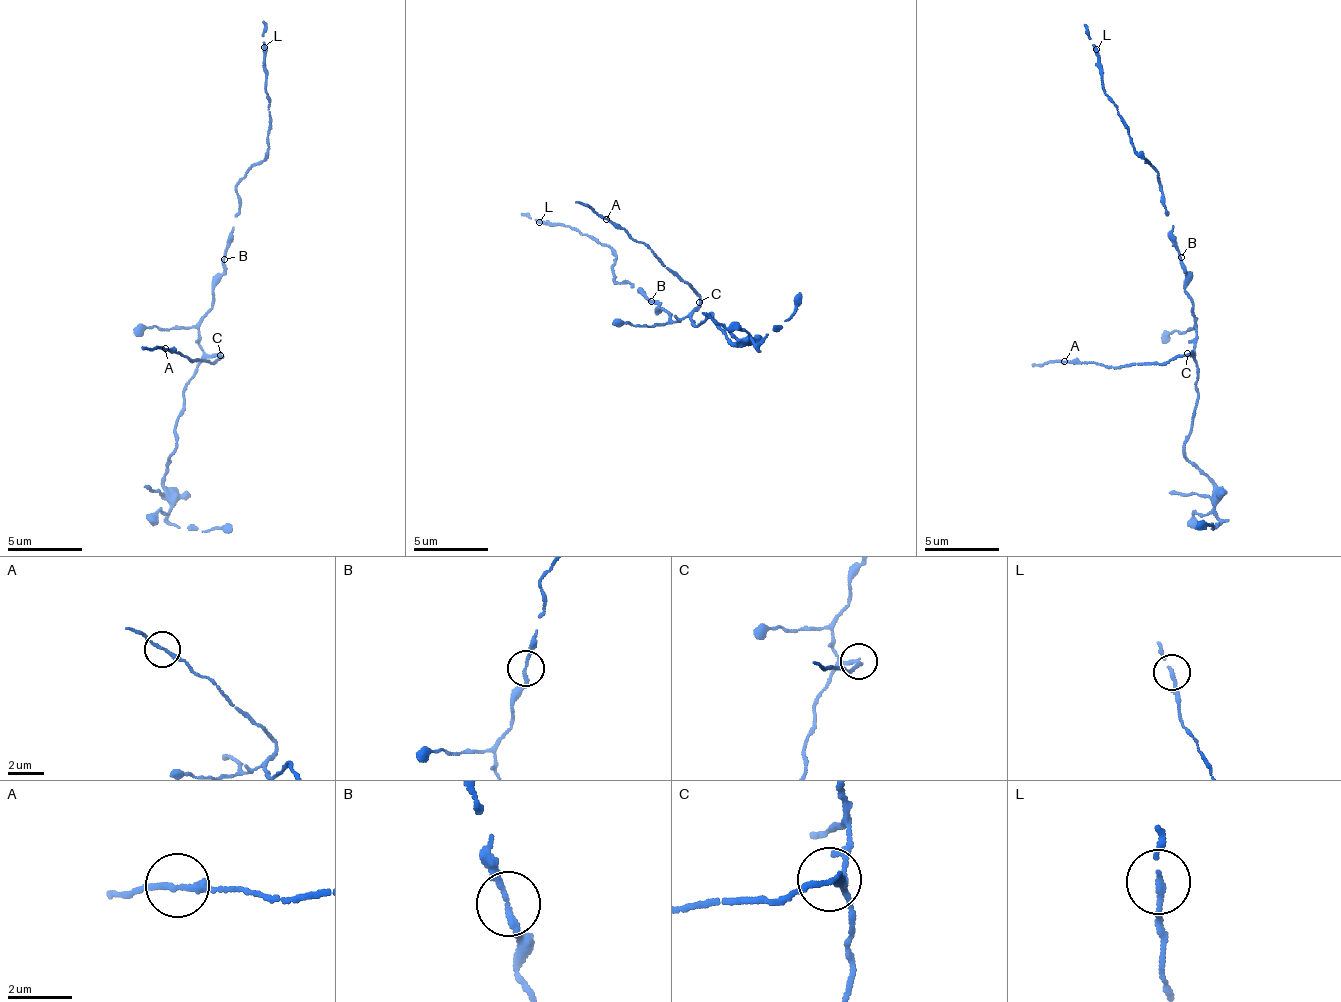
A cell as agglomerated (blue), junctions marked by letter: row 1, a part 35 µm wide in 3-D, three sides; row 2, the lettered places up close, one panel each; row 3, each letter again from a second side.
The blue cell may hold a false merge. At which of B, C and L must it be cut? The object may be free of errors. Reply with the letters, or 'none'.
none

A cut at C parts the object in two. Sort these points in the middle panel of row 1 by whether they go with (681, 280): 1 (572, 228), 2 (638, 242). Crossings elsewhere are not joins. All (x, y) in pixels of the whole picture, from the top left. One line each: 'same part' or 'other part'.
1: other part
2: same part

